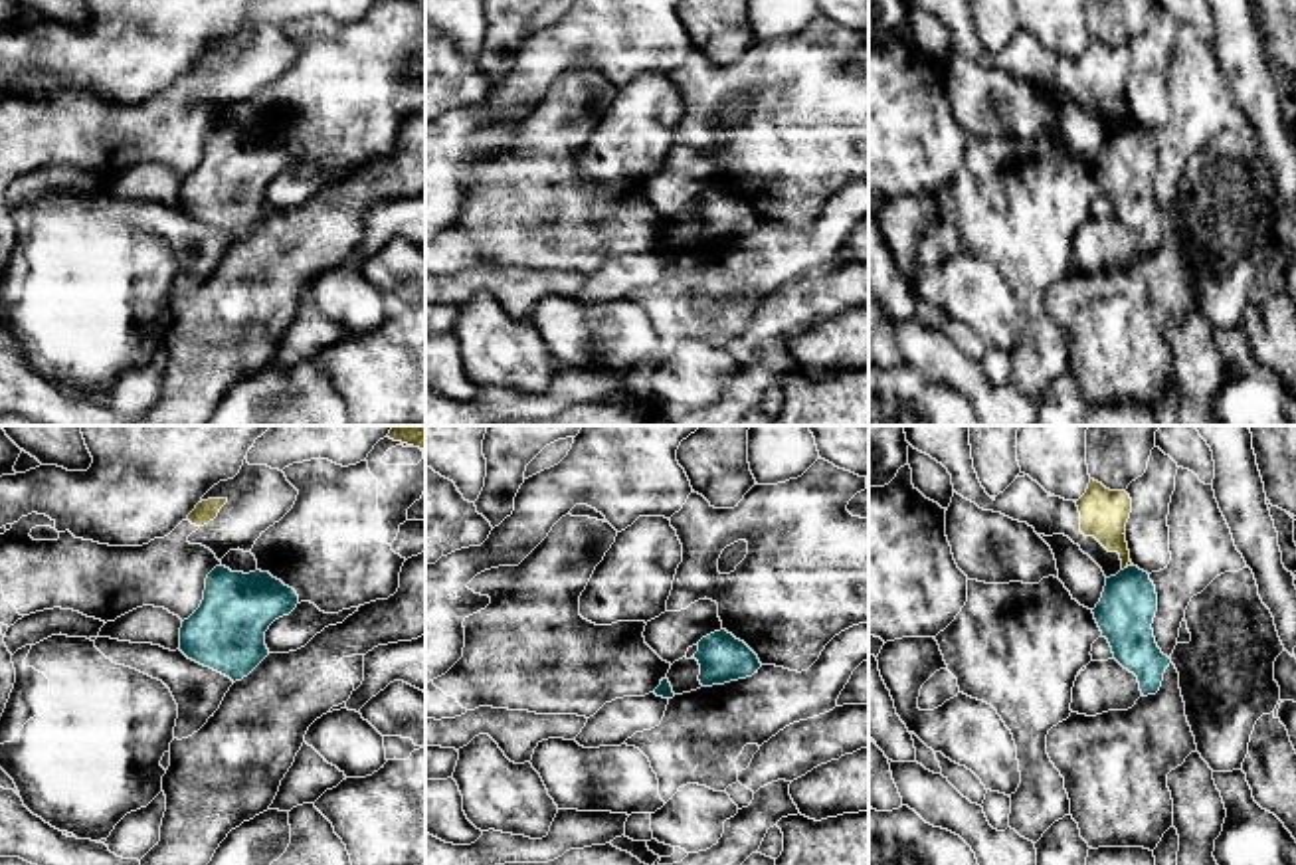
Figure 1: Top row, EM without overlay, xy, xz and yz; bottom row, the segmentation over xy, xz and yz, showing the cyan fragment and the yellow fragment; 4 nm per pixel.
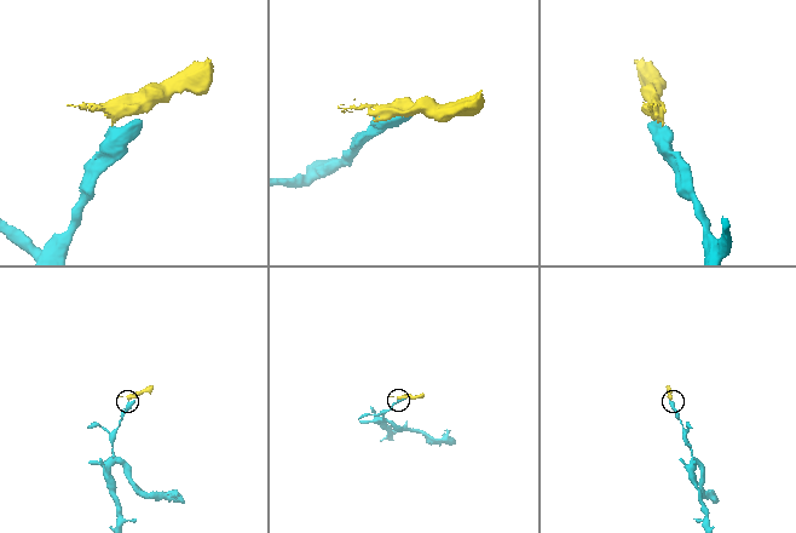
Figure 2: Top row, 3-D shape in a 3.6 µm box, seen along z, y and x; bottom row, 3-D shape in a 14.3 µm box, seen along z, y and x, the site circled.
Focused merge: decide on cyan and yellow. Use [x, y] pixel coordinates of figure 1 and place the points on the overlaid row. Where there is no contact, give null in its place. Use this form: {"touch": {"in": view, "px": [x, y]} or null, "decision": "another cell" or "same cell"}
{"touch": {"in": "yz", "px": [1124, 569]}, "decision": "another cell"}

